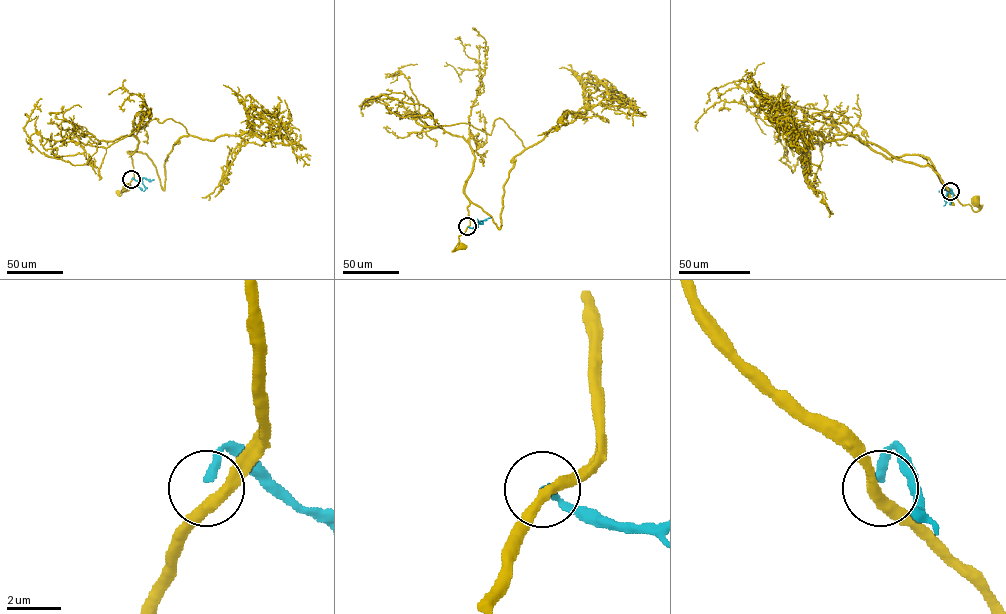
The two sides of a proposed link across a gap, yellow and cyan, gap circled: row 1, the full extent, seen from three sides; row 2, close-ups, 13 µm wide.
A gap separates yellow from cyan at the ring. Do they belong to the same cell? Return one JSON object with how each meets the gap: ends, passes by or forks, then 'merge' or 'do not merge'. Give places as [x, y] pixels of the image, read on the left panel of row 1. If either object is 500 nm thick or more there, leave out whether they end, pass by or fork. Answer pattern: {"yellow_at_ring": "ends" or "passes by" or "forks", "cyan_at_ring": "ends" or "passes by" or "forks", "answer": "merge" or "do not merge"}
{"yellow_at_ring": "passes by", "cyan_at_ring": "ends", "answer": "do not merge"}

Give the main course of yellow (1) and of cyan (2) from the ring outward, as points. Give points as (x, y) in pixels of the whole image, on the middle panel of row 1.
1: (467, 226), (458, 236), (455, 249), (462, 245)
2: (467, 226), (473, 228), (490, 217)

